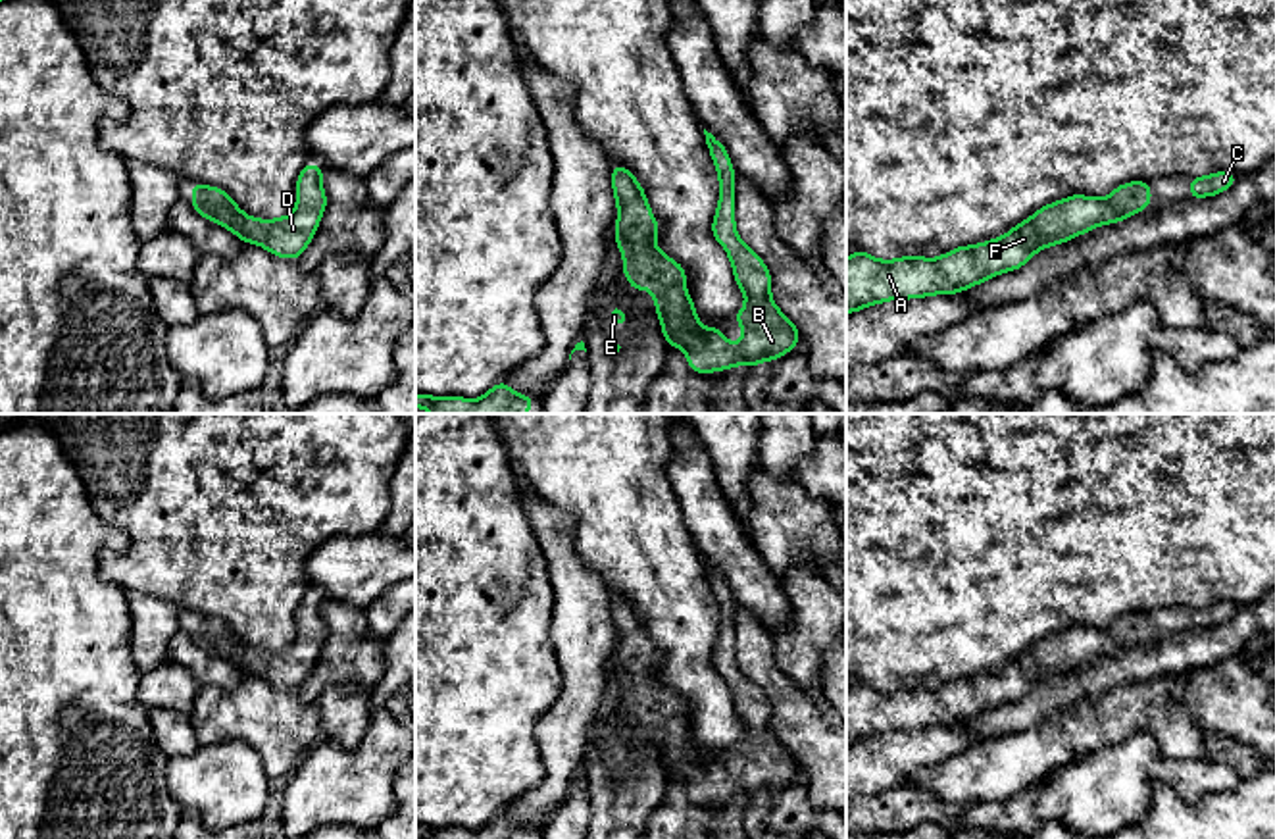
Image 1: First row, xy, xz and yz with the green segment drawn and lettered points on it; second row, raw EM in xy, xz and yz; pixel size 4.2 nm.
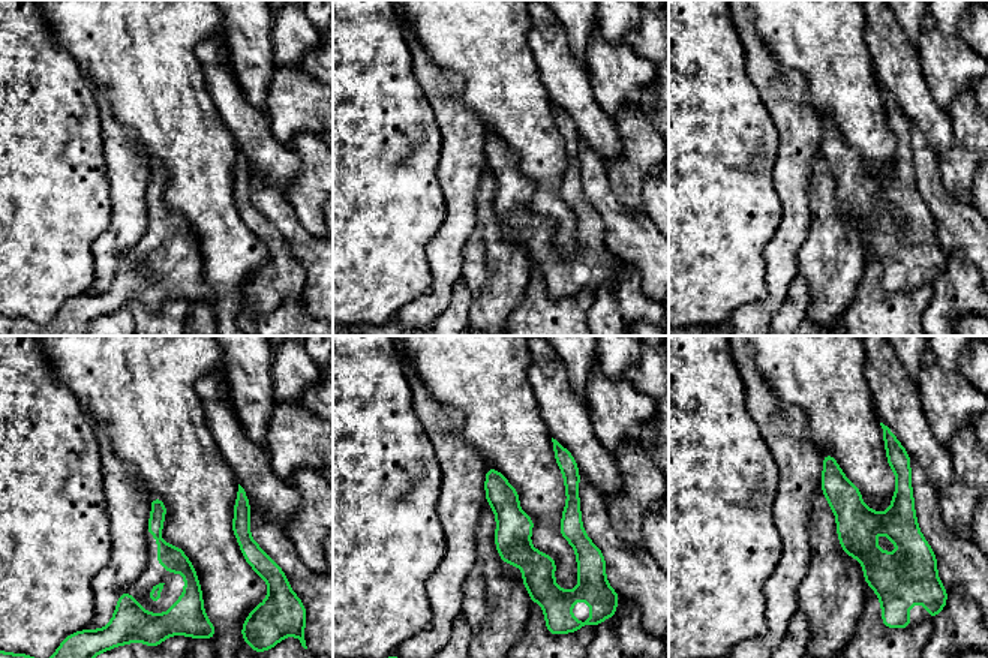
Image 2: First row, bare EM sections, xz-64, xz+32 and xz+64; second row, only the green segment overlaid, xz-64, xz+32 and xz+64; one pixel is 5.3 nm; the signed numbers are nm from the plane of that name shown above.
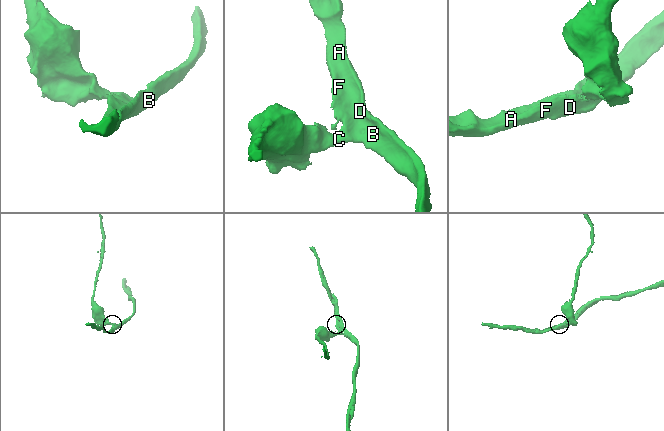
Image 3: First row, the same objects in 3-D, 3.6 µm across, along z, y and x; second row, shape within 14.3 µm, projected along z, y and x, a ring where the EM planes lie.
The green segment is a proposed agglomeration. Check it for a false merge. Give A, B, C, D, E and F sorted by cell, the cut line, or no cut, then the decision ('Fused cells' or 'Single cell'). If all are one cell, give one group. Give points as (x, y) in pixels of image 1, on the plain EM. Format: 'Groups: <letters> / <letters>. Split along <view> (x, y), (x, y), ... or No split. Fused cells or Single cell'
Groups: A B C D E F. No split. Single cell

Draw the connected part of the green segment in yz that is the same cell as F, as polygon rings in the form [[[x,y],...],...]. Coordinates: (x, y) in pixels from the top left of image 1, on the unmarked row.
[[[1131,612],[1115,618],[1104,631],[1071,625],[1042,637],[1000,670],[958,677],[937,691],[904,687],[883,693],[852,681],[846,691],[846,745],[894,729],[962,724],[1019,700],[1042,679],[1067,674],[1104,654],[1117,654],[1150,635],[1150,612]]]

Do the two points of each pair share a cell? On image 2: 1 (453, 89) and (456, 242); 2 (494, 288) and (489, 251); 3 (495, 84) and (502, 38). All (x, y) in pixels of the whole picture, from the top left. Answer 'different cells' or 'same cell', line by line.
1: same cell
2: same cell
3: same cell

